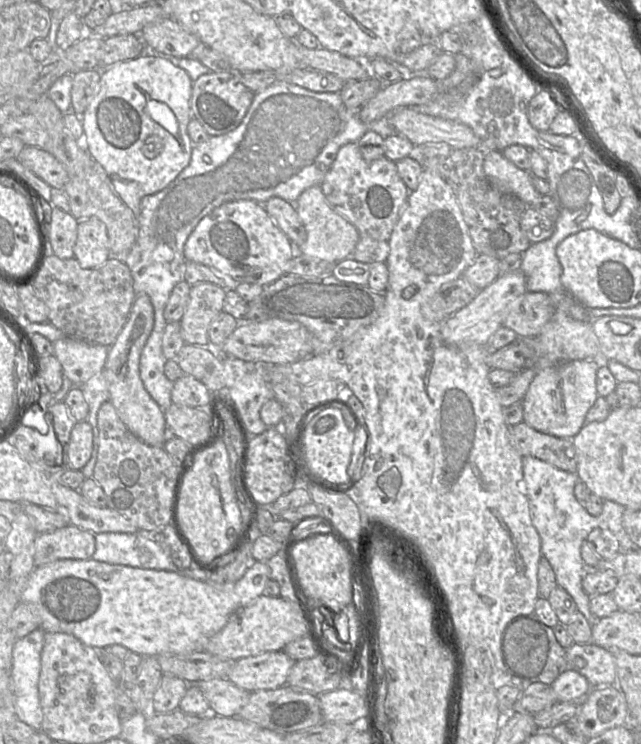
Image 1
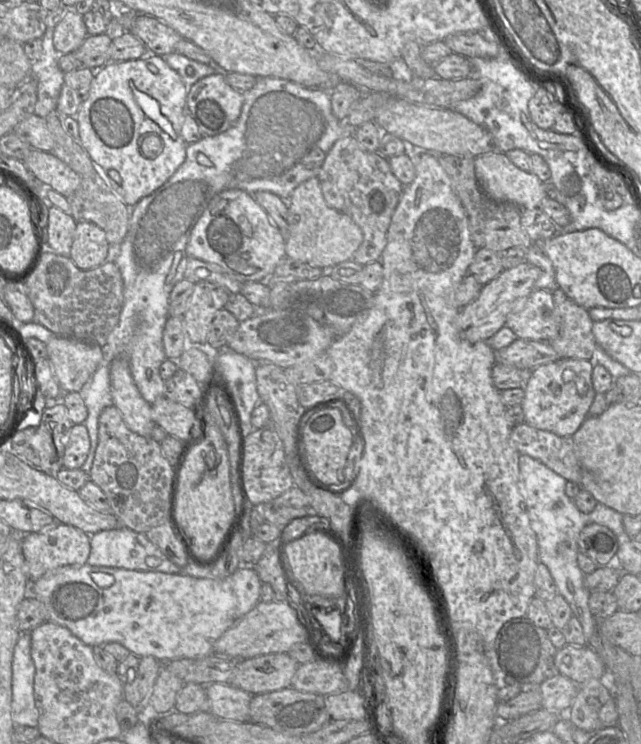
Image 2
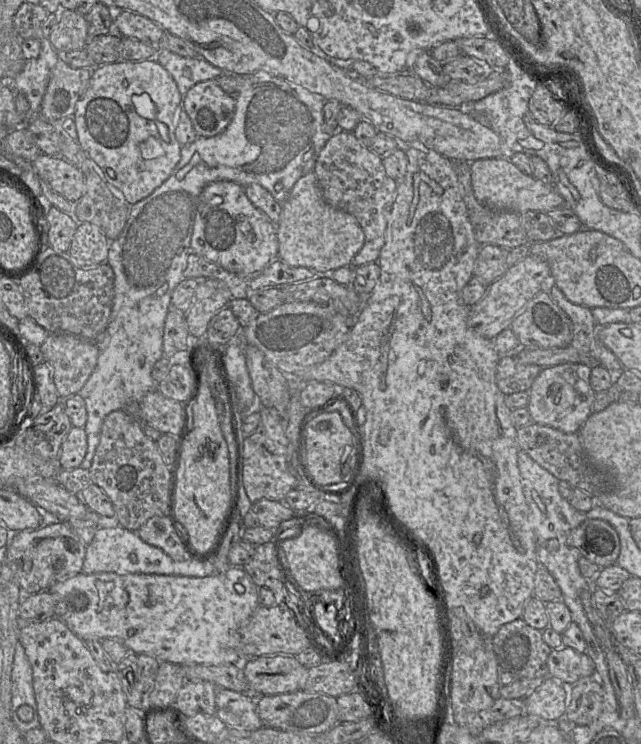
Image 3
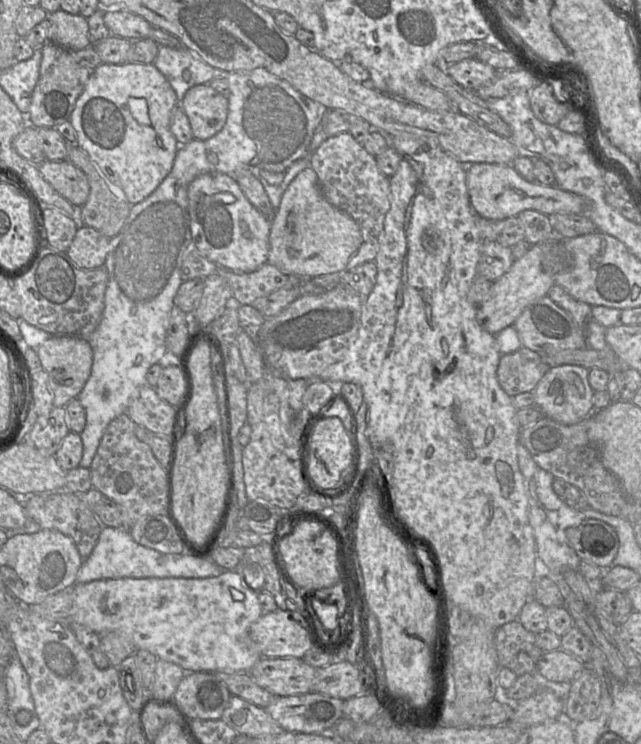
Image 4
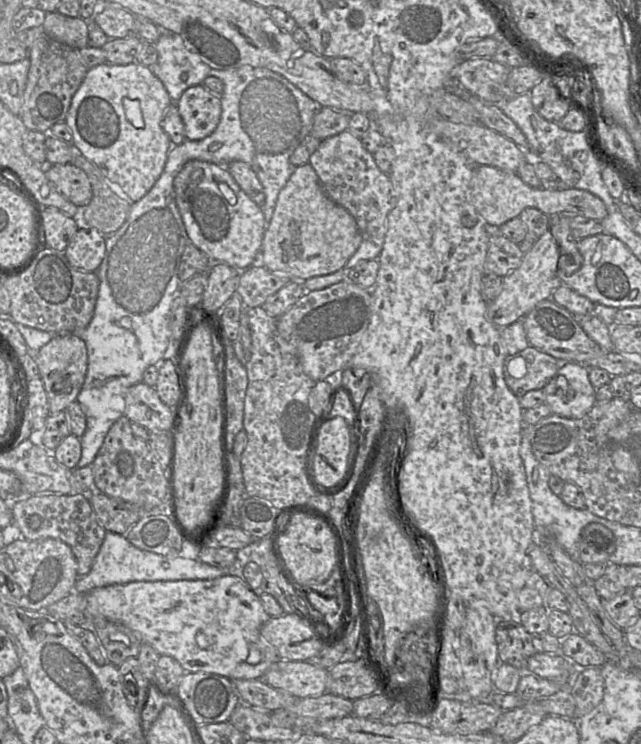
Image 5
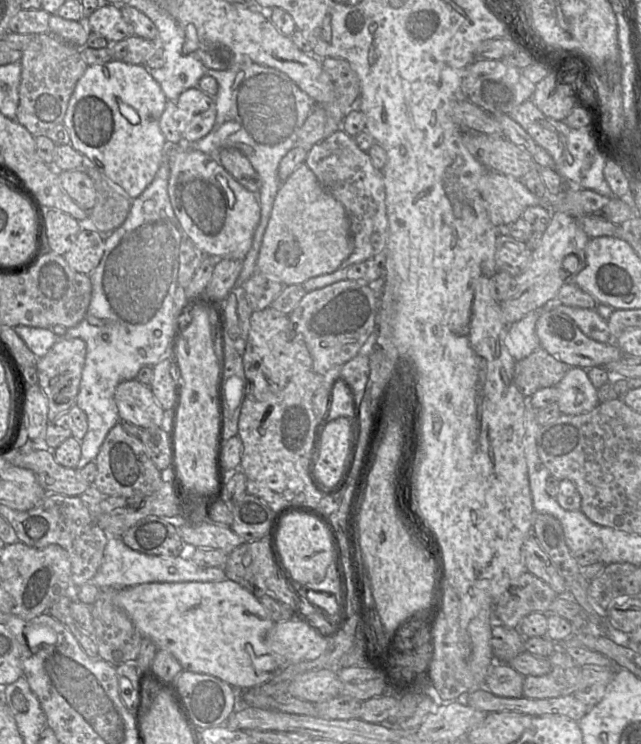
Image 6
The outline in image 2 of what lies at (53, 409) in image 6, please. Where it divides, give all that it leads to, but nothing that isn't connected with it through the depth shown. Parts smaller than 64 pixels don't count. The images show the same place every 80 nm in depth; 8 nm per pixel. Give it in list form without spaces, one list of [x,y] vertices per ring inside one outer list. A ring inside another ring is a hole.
[[[53,335],[46,350],[63,393],[79,392],[103,359],[100,344],[70,337]]]

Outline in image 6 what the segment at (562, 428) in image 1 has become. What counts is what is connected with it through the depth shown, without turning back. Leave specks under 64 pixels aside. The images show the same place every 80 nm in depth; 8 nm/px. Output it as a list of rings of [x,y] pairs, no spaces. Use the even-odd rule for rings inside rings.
[[[570,367],[555,387],[558,390],[557,405],[562,414],[587,413],[600,403],[598,389],[593,386],[584,368]]]

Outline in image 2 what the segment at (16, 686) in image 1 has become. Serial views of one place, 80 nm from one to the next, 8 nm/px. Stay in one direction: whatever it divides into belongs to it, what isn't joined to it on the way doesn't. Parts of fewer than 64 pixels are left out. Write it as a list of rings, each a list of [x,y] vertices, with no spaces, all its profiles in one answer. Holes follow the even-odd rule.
[[[30,632],[21,633],[12,660],[11,717],[14,725],[38,728],[34,698],[35,665],[31,658]]]

